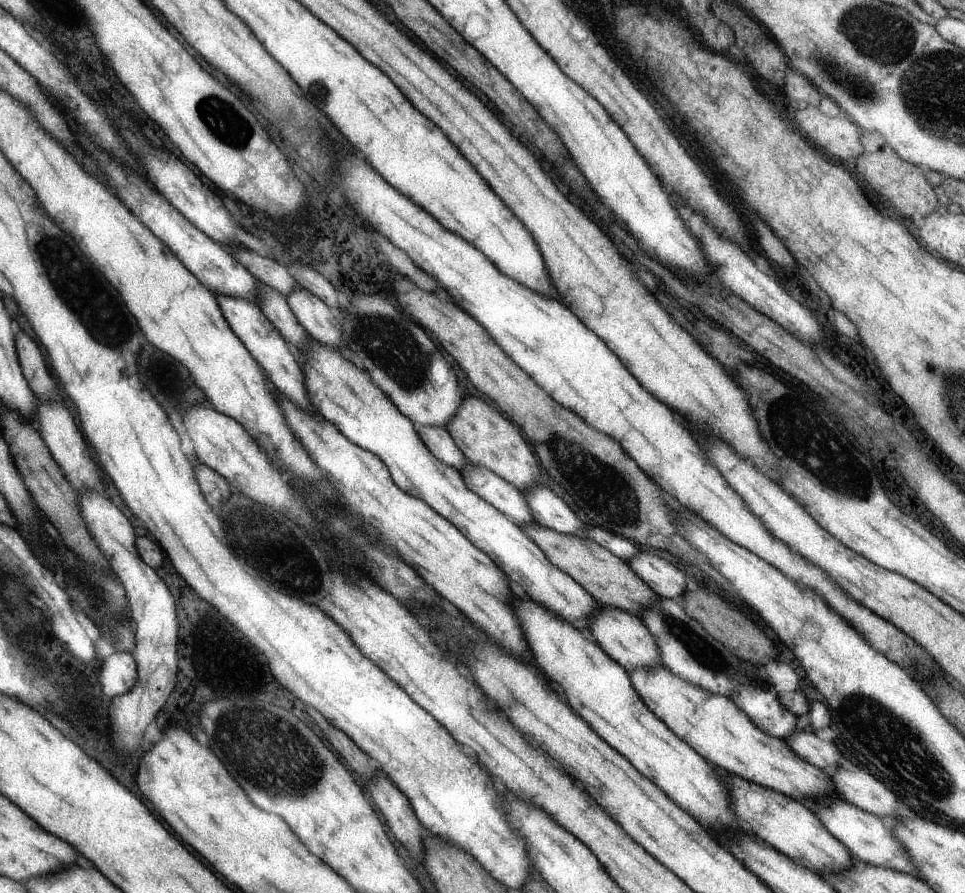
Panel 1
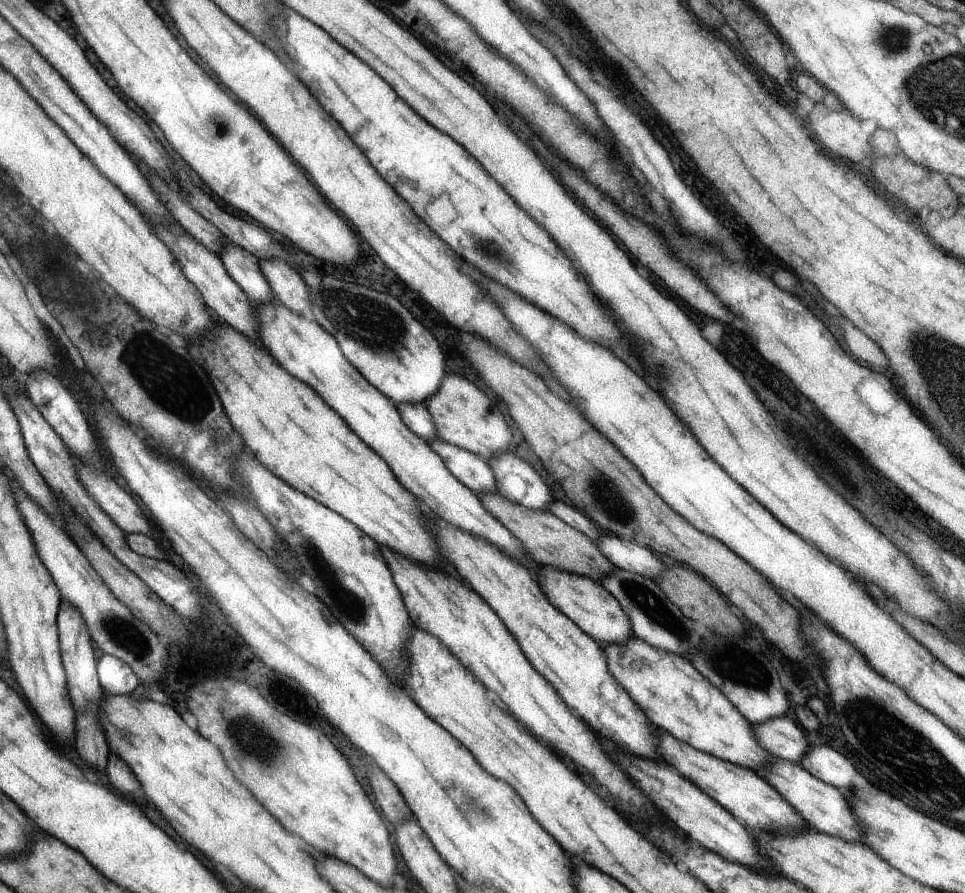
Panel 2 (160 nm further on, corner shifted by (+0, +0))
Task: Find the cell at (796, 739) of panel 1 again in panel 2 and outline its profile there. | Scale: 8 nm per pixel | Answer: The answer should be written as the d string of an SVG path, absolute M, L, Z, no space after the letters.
M786 715L753 724L752 728L758 744L765 748L772 757L780 757L800 764L802 756L812 746L806 739L807 732L797 722L787 718Z

